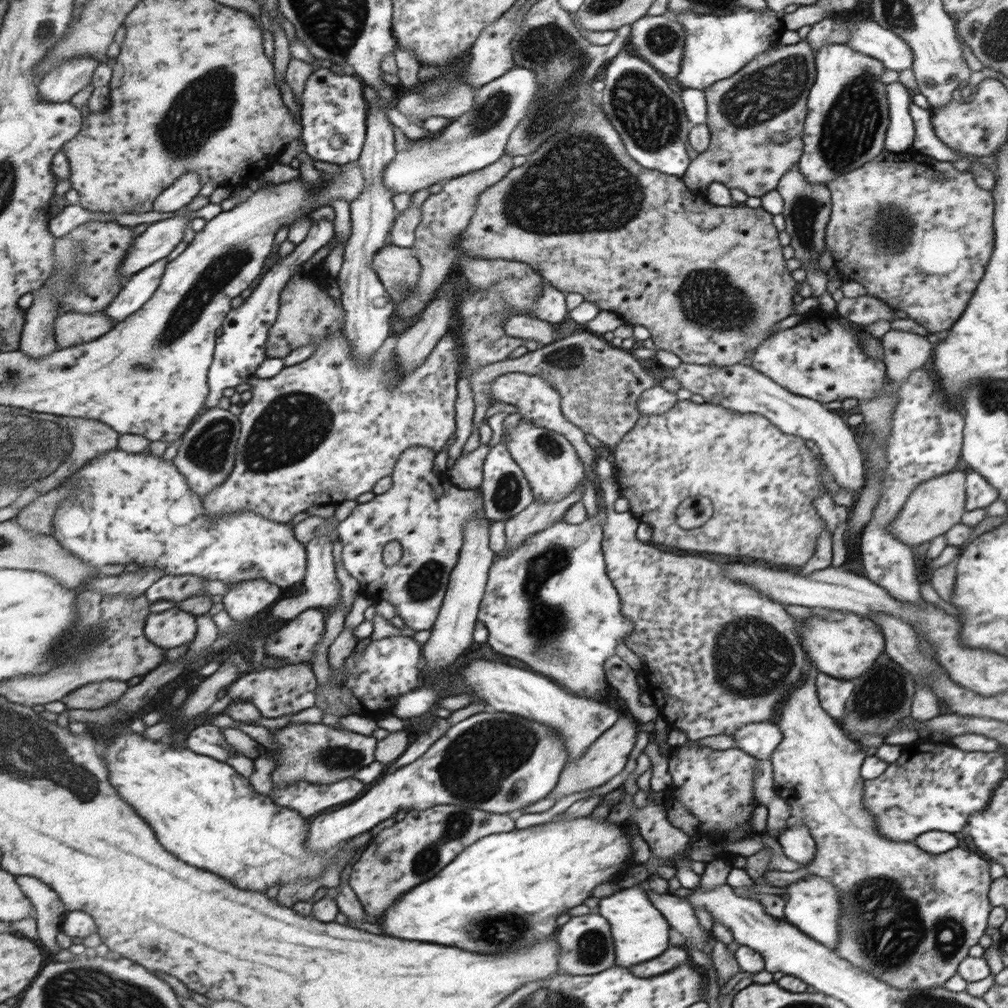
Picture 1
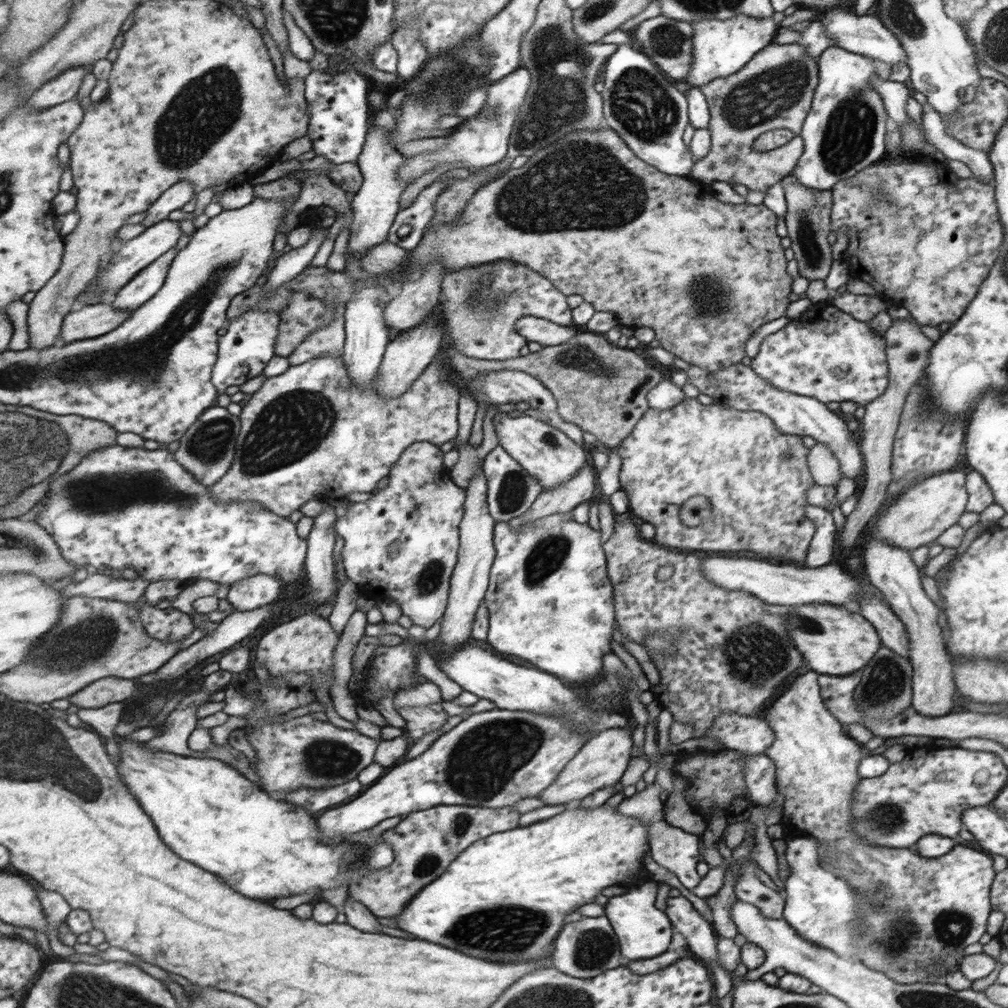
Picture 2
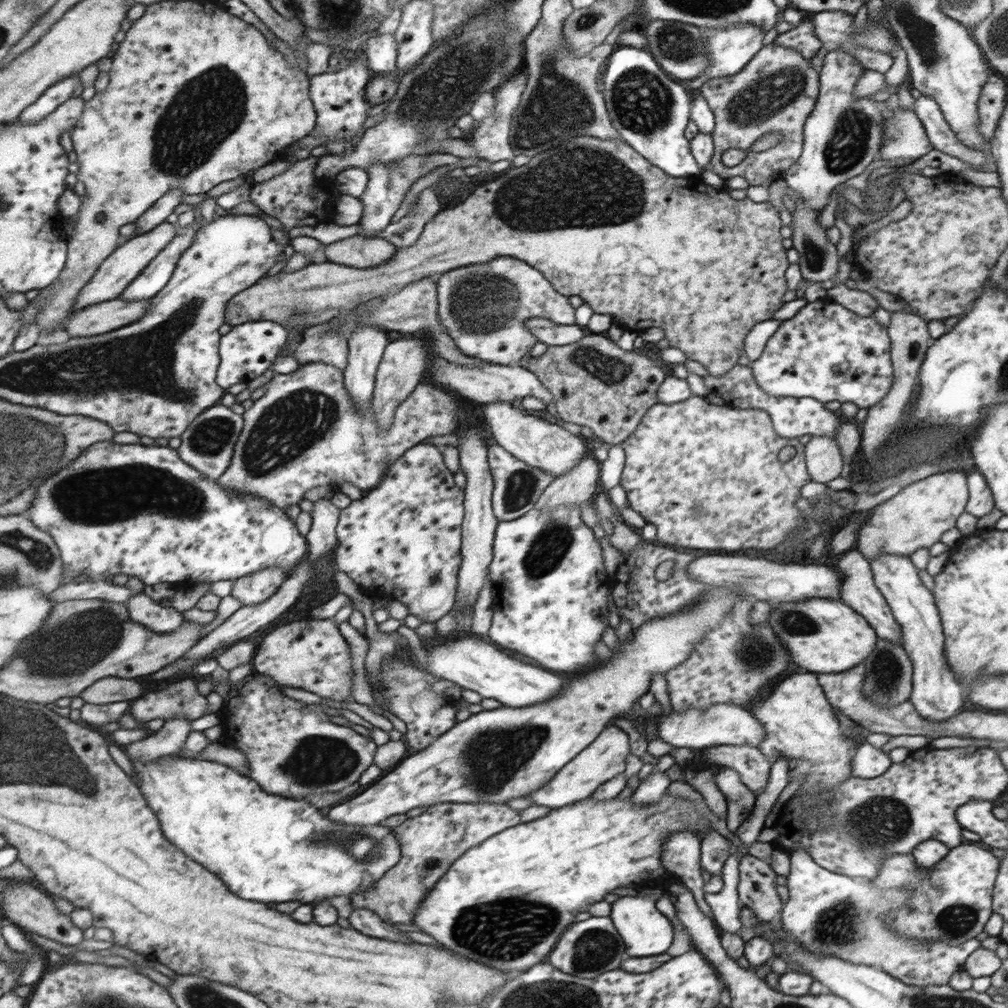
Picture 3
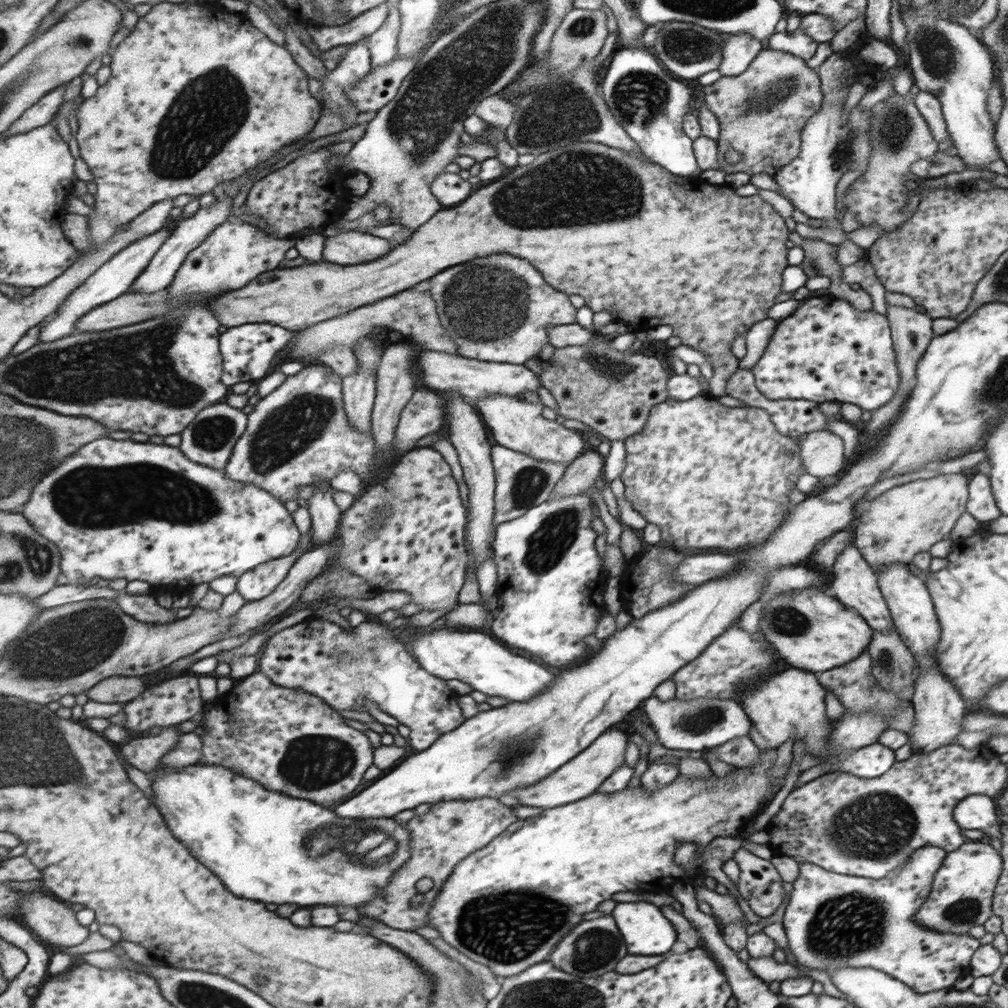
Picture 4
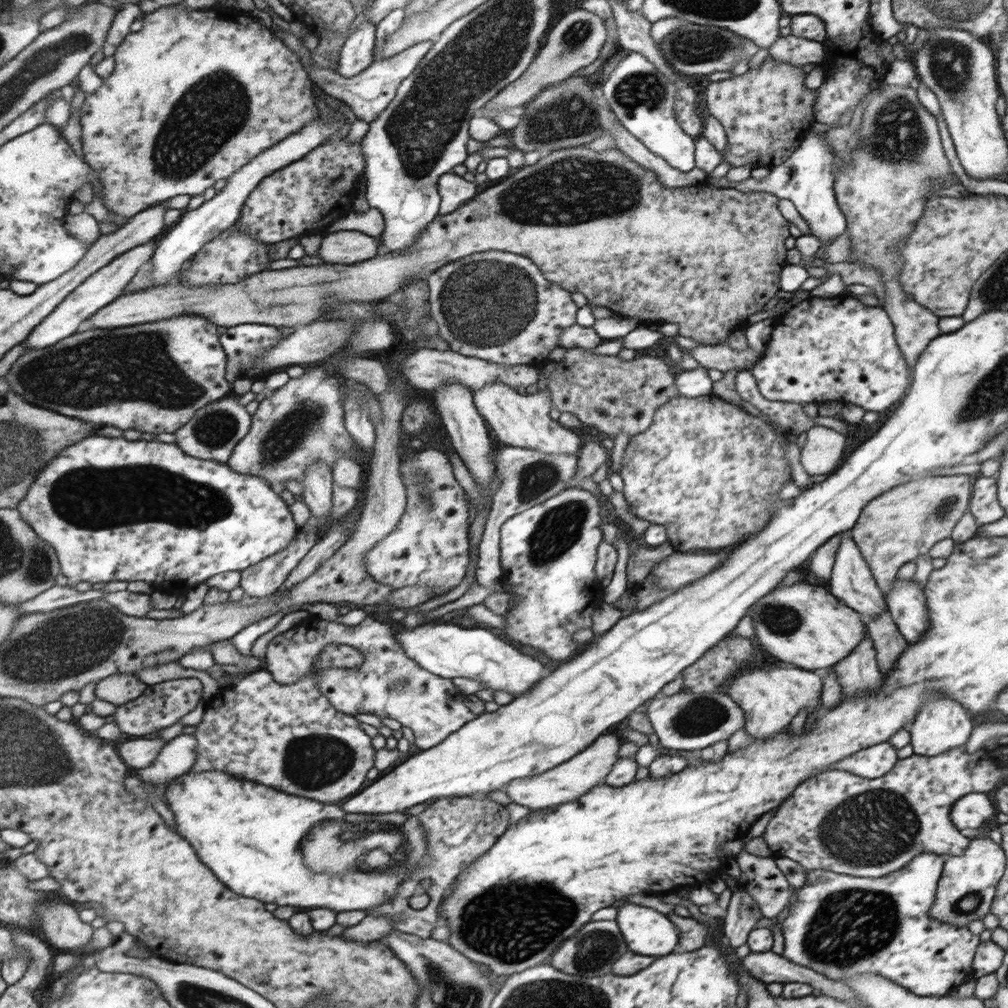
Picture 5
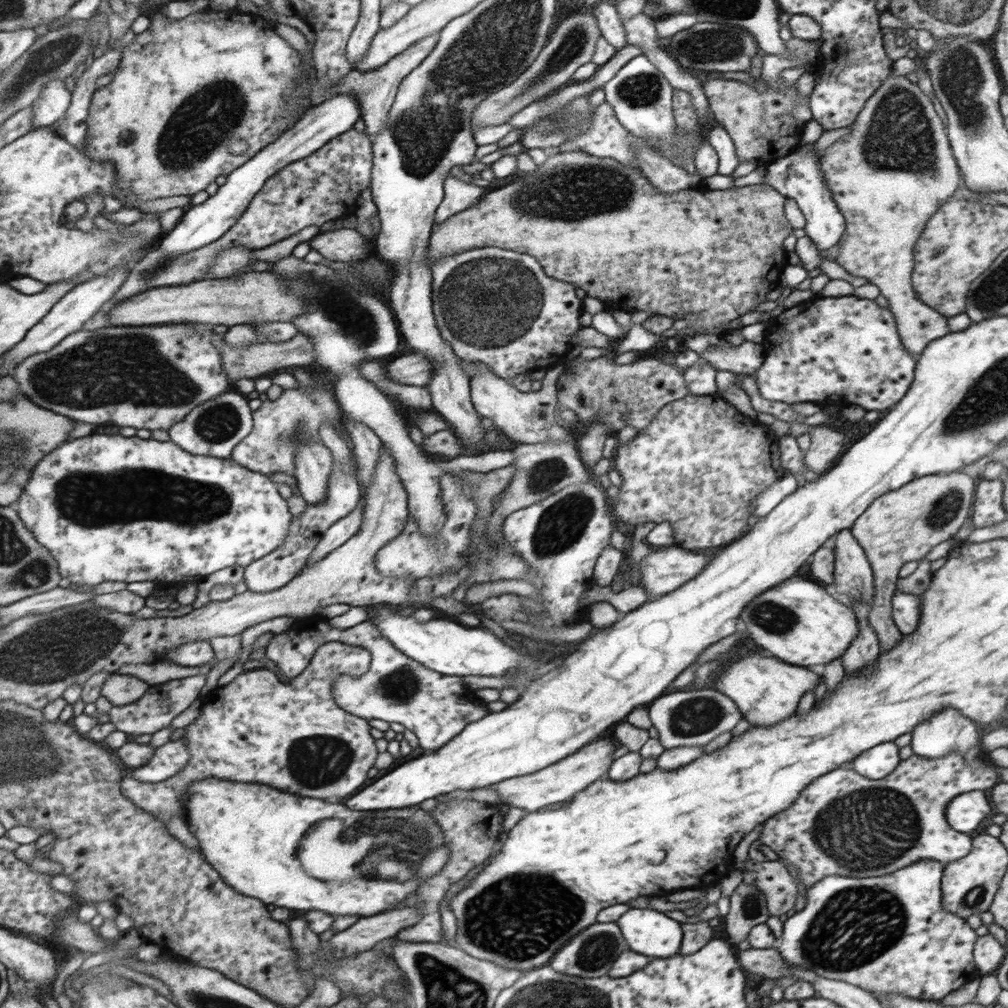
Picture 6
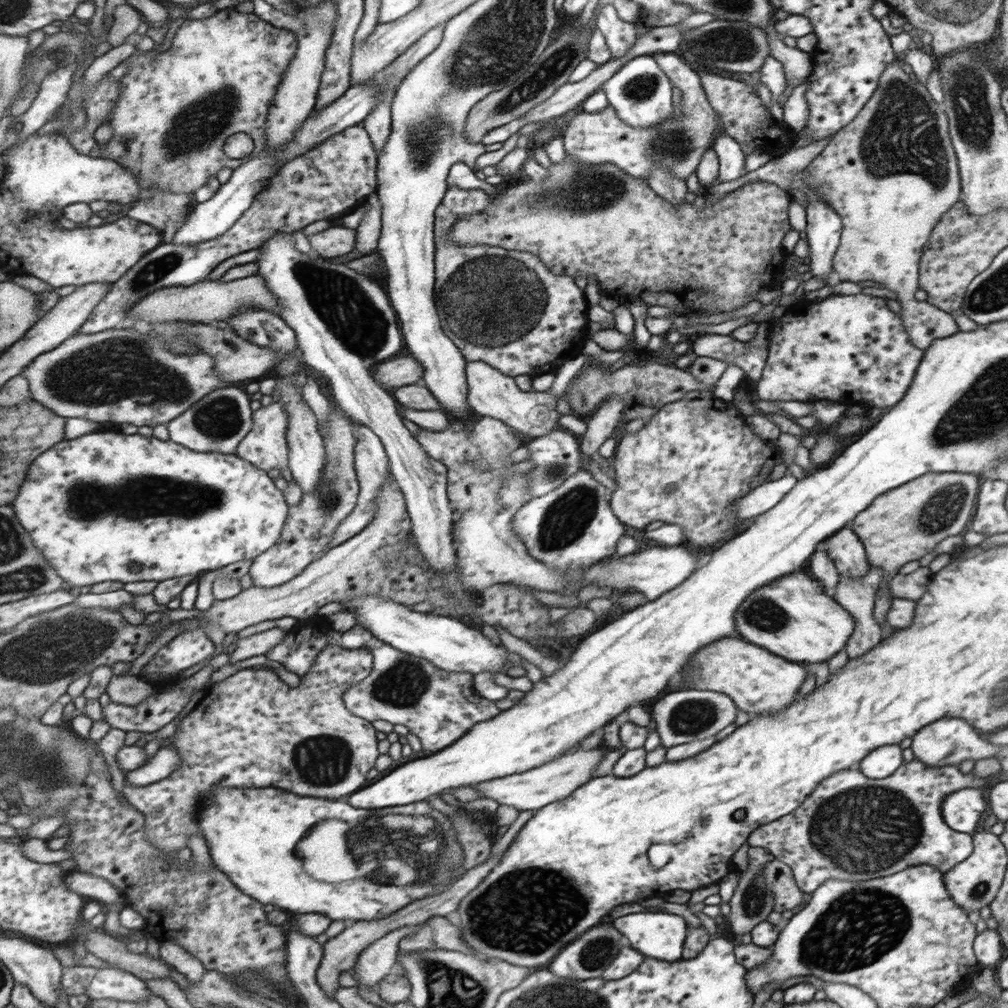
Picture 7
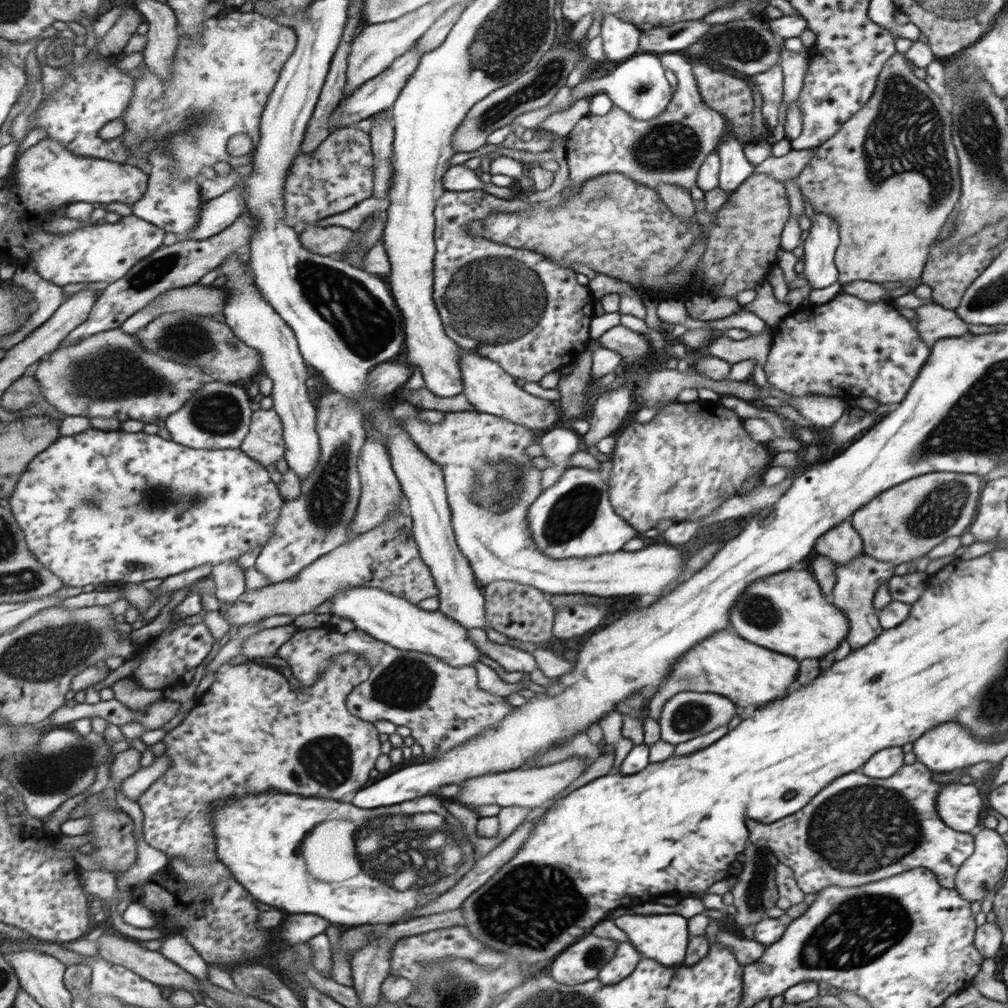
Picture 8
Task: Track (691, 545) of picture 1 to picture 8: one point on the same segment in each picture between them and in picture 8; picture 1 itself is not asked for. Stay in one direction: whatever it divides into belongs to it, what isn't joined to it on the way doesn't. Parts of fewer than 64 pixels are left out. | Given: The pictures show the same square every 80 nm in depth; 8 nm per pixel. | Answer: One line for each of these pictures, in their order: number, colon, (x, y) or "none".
2: (738, 458)
3: (751, 477)
4: (707, 475)
5: (707, 471)
6: (700, 462)
7: (688, 463)
8: (690, 457)

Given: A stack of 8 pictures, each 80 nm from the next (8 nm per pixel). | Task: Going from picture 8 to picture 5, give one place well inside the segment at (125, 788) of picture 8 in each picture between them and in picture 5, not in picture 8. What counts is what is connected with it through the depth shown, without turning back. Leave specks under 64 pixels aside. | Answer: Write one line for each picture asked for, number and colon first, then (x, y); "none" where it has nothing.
5: (179, 756)
6: (170, 759)
7: (167, 761)

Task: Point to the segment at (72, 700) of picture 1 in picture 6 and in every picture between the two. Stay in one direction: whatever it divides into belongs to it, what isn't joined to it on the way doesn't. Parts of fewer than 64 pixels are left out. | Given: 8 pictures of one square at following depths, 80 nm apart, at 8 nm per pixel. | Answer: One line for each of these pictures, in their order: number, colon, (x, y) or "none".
2: (110, 690)
3: (111, 689)
4: (119, 689)
5: (122, 688)
6: (119, 689)

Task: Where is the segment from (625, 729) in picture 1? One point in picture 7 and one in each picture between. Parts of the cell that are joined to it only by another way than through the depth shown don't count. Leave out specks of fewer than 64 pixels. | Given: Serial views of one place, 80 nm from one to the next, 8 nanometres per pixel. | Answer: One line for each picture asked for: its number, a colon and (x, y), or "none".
2: (600, 762)
3: (604, 758)
4: (582, 776)
5: (564, 783)
6: (561, 781)
7: (531, 790)

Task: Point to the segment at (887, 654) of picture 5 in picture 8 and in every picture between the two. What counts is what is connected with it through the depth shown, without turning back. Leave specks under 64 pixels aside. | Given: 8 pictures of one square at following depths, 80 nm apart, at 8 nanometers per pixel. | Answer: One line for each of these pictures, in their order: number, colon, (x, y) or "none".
6: (903, 525)
7: (902, 525)
8: (907, 522)

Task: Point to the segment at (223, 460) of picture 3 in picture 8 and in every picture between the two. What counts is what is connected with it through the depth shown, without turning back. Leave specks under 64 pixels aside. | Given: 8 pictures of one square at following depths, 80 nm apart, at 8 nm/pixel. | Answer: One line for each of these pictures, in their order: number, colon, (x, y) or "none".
4: (210, 439)
5: (217, 429)
6: (215, 429)
7: (219, 422)
8: (219, 416)

